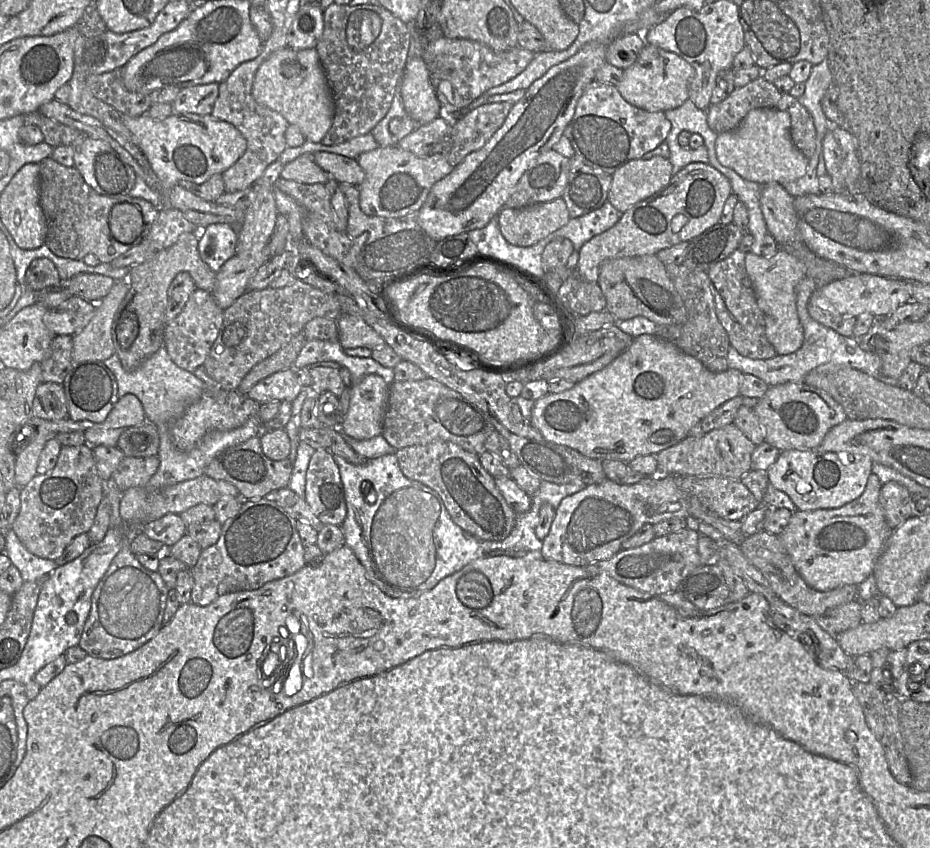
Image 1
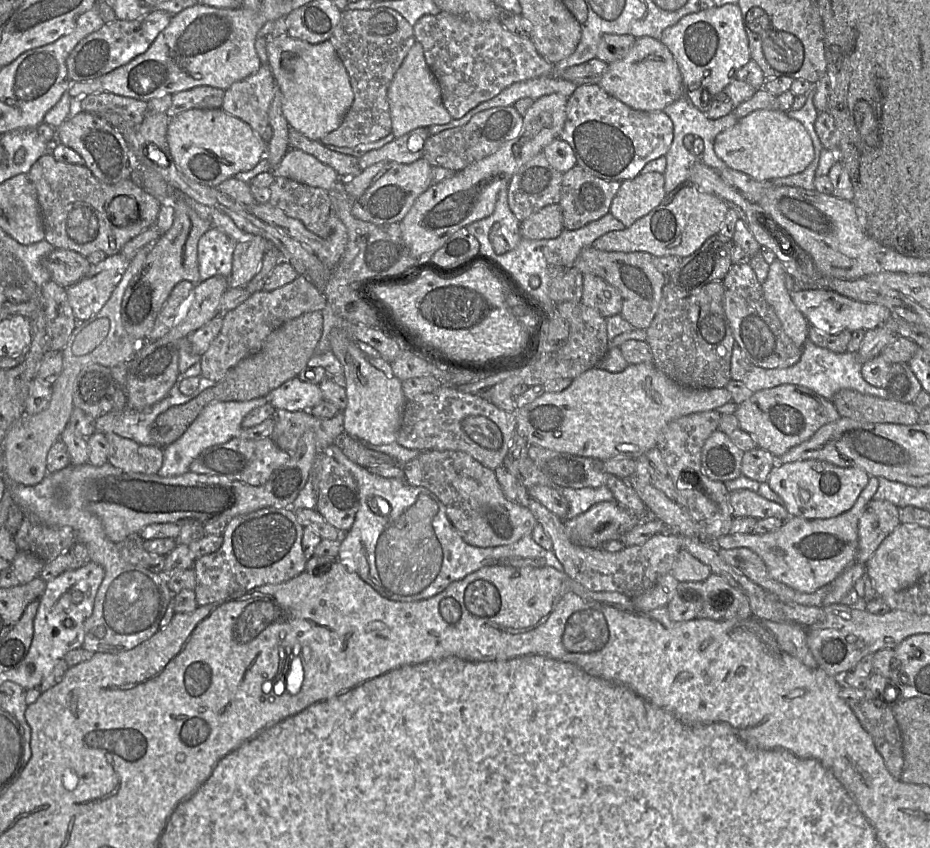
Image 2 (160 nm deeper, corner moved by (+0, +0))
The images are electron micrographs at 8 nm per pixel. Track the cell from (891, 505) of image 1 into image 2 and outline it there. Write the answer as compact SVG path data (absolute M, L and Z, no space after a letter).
M871 500L858 523L858 549L854 563L866 565L883 541L901 525L901 509L886 500Z

